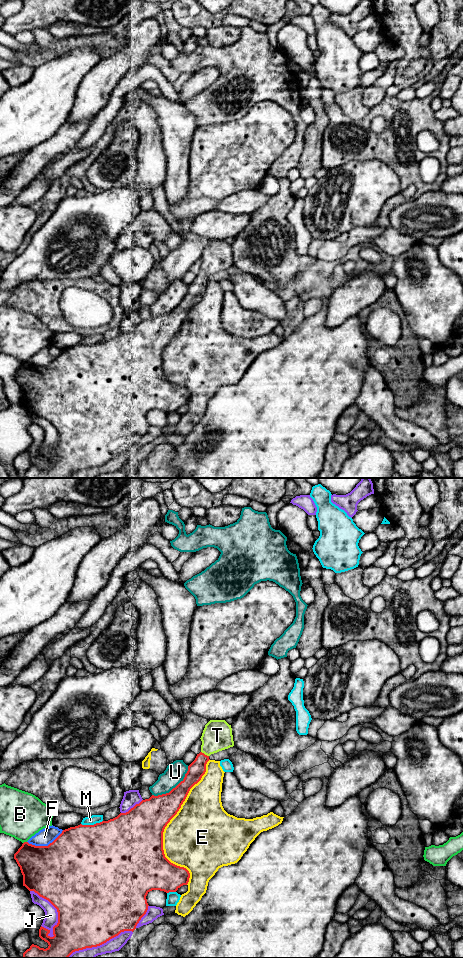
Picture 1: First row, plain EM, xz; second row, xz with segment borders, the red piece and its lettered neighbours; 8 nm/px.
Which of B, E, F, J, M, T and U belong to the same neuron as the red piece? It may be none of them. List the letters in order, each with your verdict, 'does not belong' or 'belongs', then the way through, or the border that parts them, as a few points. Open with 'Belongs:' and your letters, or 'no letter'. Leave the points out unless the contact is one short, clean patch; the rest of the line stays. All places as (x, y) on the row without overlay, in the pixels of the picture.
Belongs: T
B: does not belong
E: does not belong
F: does not belong
J: does not belong
M: does not belong
T: belongs; runs through xz (197, 288), (204, 274), (217, 255)
U: does not belong

